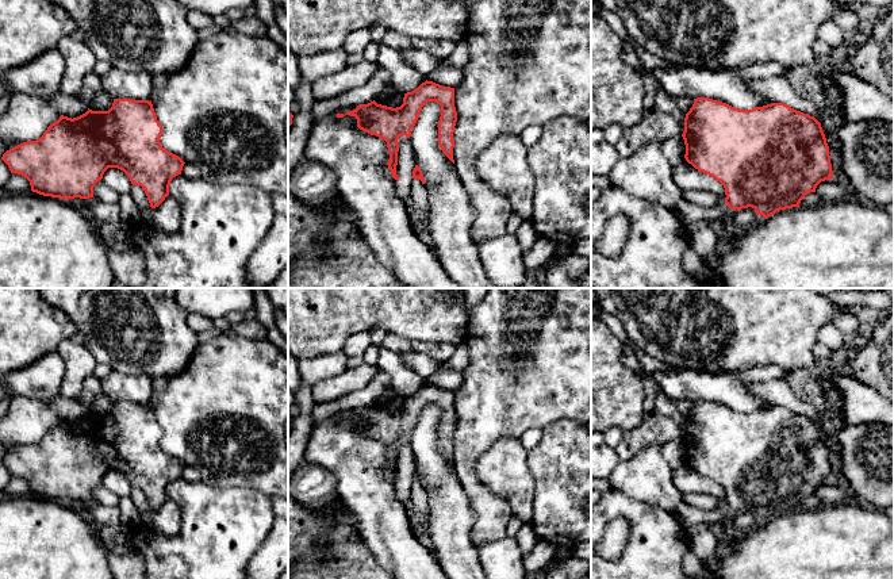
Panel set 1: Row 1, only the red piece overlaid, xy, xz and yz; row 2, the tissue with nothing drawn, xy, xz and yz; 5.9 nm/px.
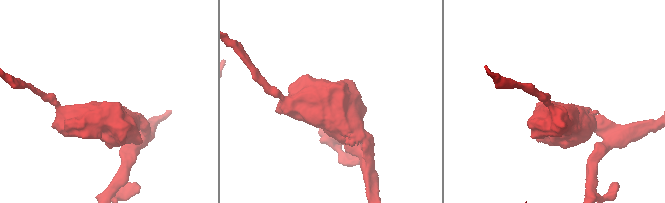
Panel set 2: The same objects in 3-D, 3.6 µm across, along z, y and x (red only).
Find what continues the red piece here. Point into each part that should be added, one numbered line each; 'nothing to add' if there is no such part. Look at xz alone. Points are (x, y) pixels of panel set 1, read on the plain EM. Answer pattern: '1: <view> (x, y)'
nothing to add

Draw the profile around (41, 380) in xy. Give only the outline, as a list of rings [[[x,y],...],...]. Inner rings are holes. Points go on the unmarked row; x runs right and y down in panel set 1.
[[[57,352],[42,356],[26,368],[5,375],[5,383],[14,396],[51,400],[60,395],[66,364]]]

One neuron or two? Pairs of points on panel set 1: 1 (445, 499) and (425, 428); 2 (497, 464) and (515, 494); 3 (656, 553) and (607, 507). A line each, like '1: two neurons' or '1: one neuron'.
1: one neuron
2: one neuron
3: one neuron

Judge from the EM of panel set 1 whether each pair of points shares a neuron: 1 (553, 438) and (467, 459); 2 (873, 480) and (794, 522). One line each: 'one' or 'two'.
1: two
2: two

